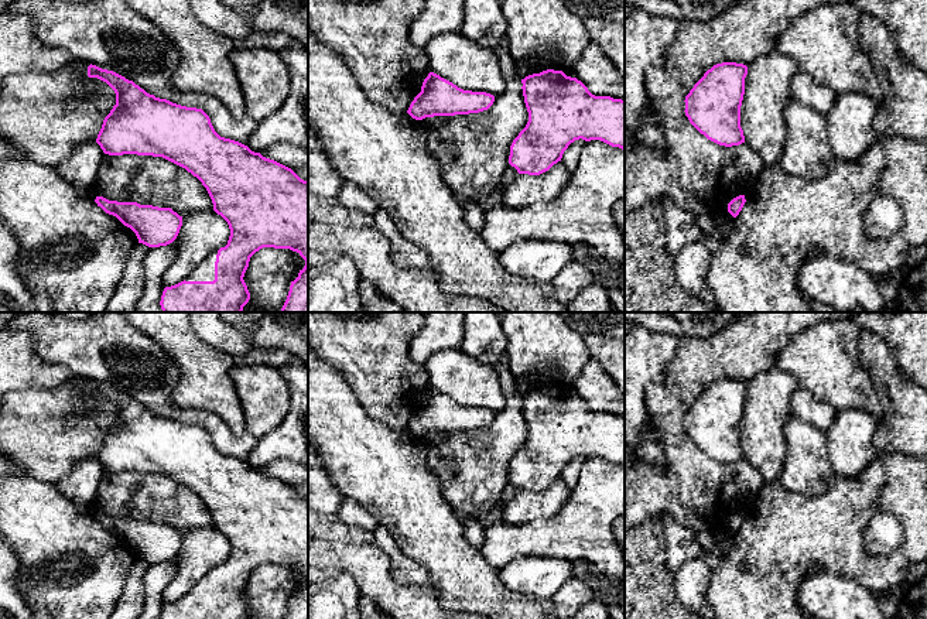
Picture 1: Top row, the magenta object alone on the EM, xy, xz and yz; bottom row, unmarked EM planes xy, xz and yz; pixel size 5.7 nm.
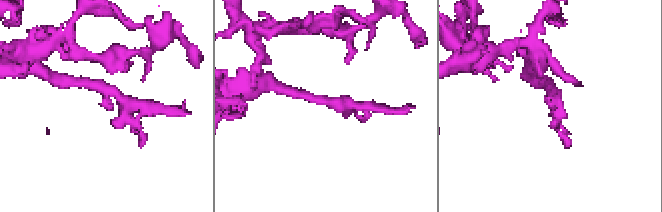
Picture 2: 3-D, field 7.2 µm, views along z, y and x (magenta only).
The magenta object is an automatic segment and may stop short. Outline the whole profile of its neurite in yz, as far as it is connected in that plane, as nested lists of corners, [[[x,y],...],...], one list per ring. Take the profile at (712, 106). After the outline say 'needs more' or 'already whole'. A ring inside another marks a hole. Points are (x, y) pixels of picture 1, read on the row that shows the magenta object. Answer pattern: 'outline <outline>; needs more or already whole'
outline [[[722,62],[708,69],[685,96],[685,116],[708,140],[725,146],[745,143],[740,106],[748,66]]]; already whole

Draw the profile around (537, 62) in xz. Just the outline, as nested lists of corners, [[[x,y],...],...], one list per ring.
[[[545,49],[541,54],[534,54],[524,61],[514,62],[517,76],[524,79],[529,75],[540,73],[560,65],[554,58],[553,49]]]

